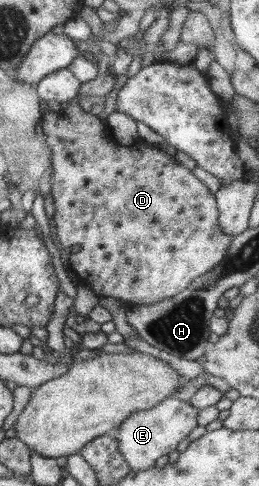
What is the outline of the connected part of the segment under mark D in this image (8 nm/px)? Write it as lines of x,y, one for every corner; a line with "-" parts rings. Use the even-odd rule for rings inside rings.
78,102
62,103
60,114
55,113
55,111
47,112
41,119
41,126
52,158
52,175
50,176
52,191
50,194
54,200
55,214
51,221
55,229
55,236
62,244
62,248
69,251
70,270
74,271
80,278
81,285
92,288
93,292
101,297
118,298
125,304
155,304
181,292
191,284
194,278
209,272
211,268
224,259
234,237
225,234
219,226
216,198
209,192
207,185
200,178
175,161
172,150
154,148
154,146
149,146
149,143
145,143
143,139
130,147
122,146
110,136
104,119
99,119
98,115
82,110
82,106

